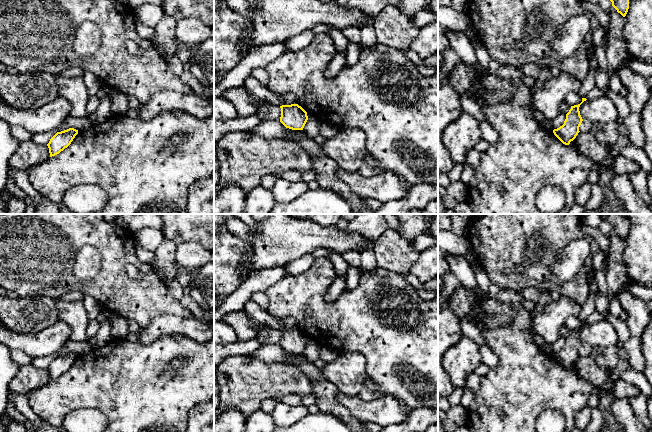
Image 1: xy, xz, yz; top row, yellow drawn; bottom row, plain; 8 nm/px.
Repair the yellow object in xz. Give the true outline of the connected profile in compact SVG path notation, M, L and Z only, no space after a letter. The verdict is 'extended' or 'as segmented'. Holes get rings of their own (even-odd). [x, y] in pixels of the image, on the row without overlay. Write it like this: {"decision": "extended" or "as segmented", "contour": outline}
{"decision": "as segmented", "contour": "M298 328L282 329L280 346L289 353L303 354L307 344L307 336Z"}

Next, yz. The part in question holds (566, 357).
{"decision": "as segmented", "contour": "M582 322L580 328L571 330L571 333L566 338L564 348L553 354L554 359L565 369L569 369L580 356L579 351L583 343L580 339L579 331L586 324L586 322Z"}

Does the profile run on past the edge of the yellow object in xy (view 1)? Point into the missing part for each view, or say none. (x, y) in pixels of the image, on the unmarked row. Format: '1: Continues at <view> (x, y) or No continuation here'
1: No continuation here

